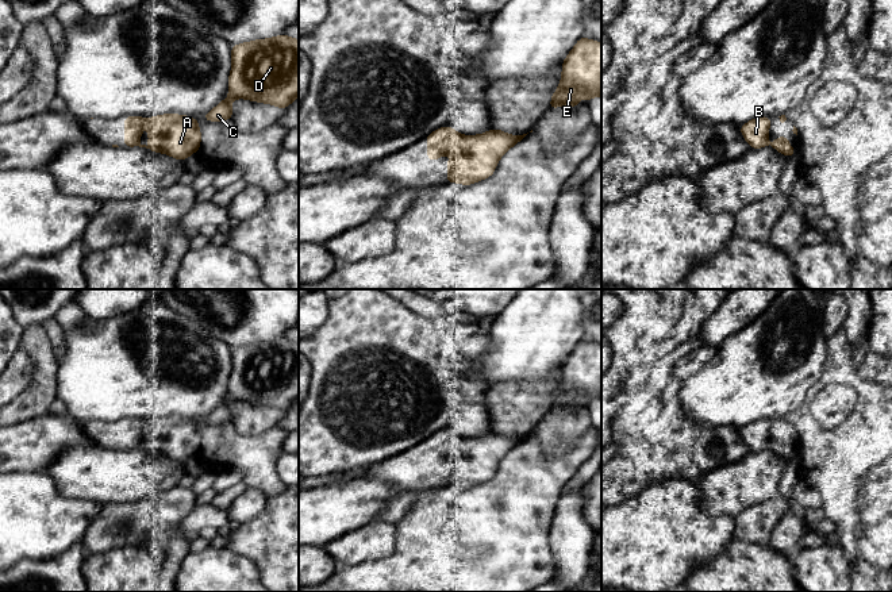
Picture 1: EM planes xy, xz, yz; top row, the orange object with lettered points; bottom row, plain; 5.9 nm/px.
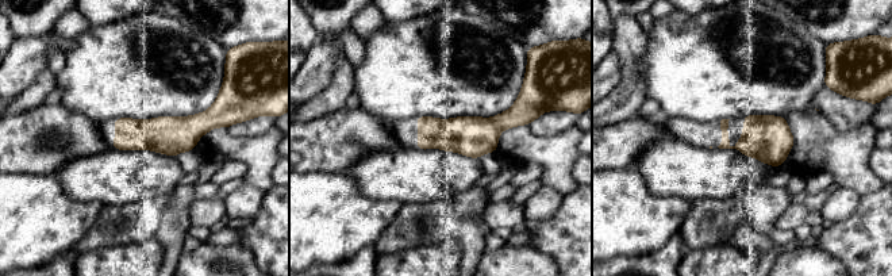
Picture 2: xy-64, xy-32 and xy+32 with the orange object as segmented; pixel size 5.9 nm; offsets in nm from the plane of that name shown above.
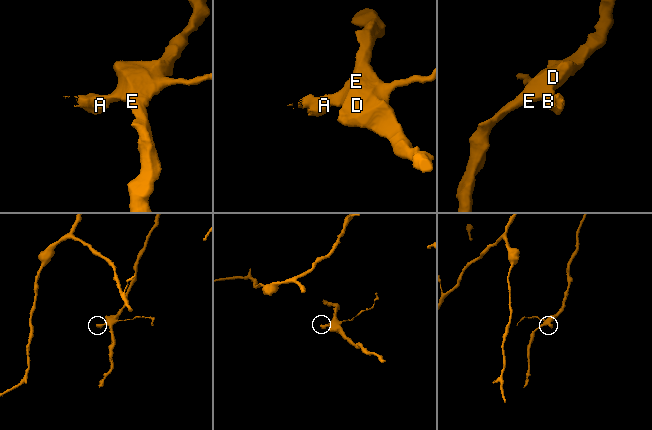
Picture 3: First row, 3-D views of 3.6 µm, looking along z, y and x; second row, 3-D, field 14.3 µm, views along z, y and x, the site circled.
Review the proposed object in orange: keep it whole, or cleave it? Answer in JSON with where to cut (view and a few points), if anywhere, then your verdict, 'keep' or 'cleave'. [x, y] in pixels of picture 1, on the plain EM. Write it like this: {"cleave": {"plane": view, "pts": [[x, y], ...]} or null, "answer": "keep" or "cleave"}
{"cleave": null, "answer": "keep"}

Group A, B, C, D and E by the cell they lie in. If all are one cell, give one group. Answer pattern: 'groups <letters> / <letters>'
groups A B C D E

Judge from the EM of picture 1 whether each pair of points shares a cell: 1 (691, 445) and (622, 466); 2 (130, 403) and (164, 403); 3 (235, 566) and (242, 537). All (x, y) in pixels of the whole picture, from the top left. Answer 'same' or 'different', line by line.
1: same
2: same
3: different

